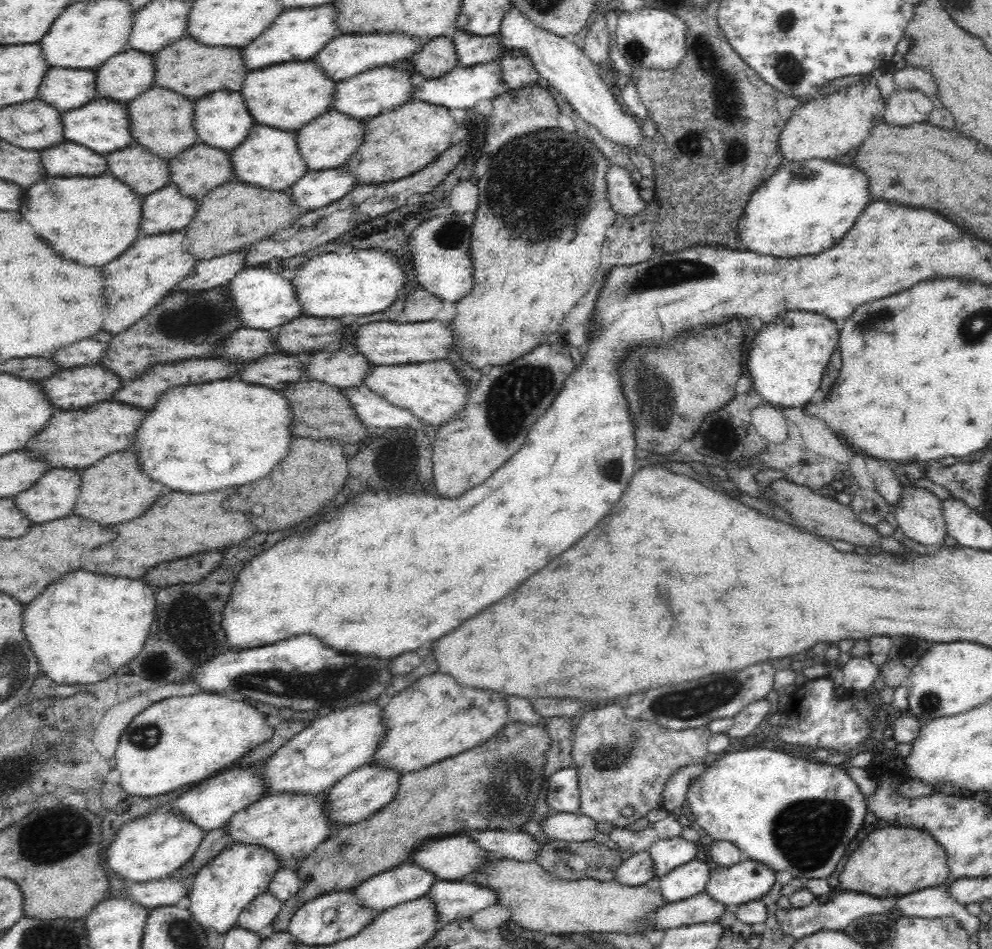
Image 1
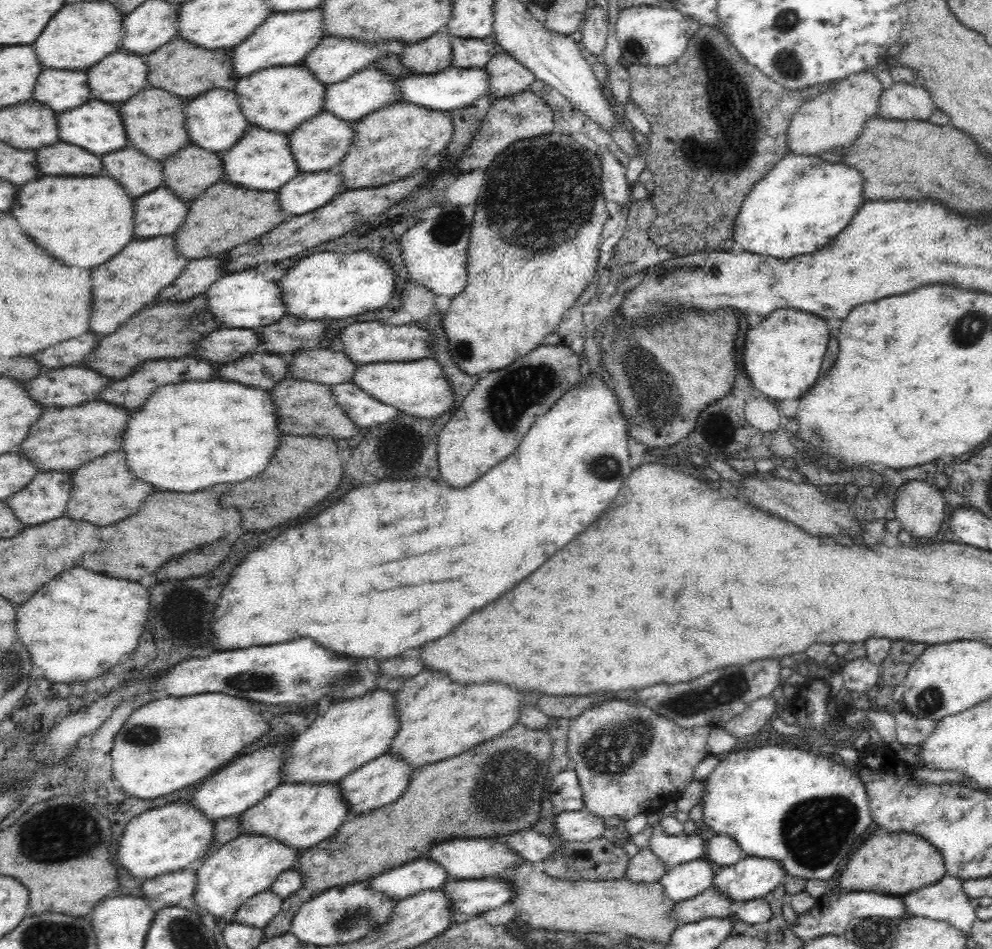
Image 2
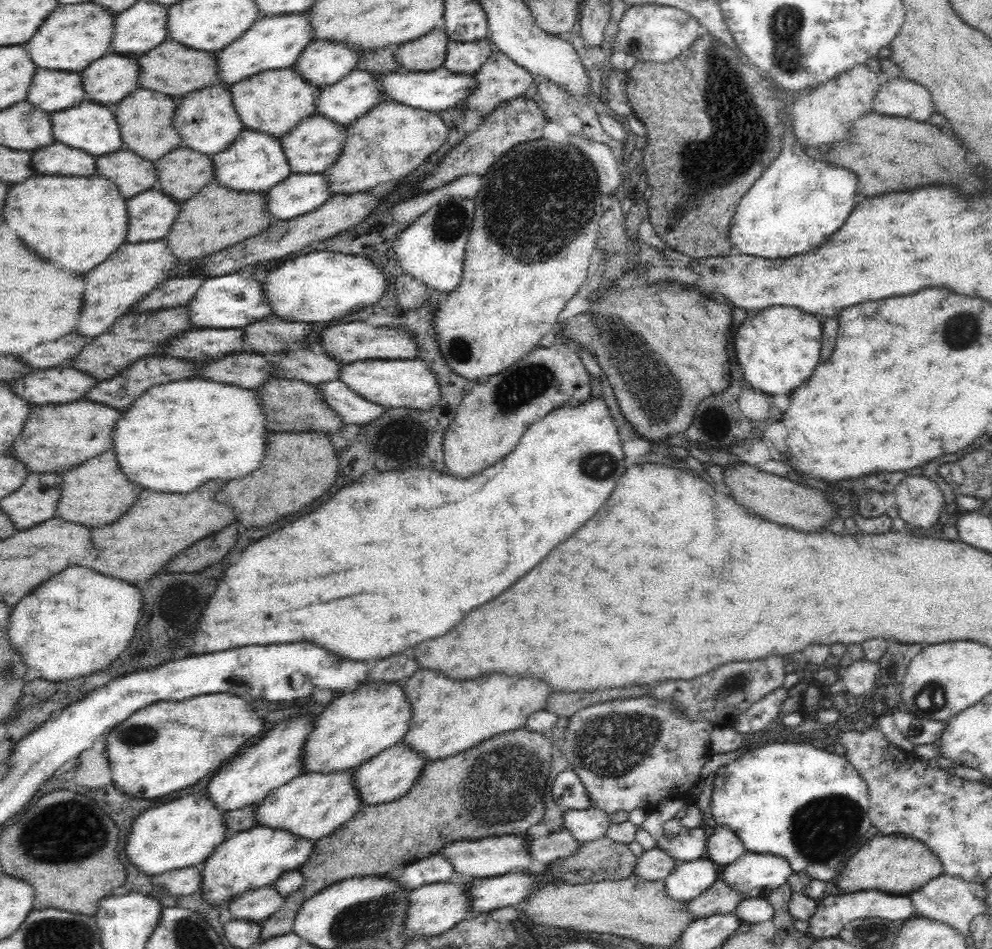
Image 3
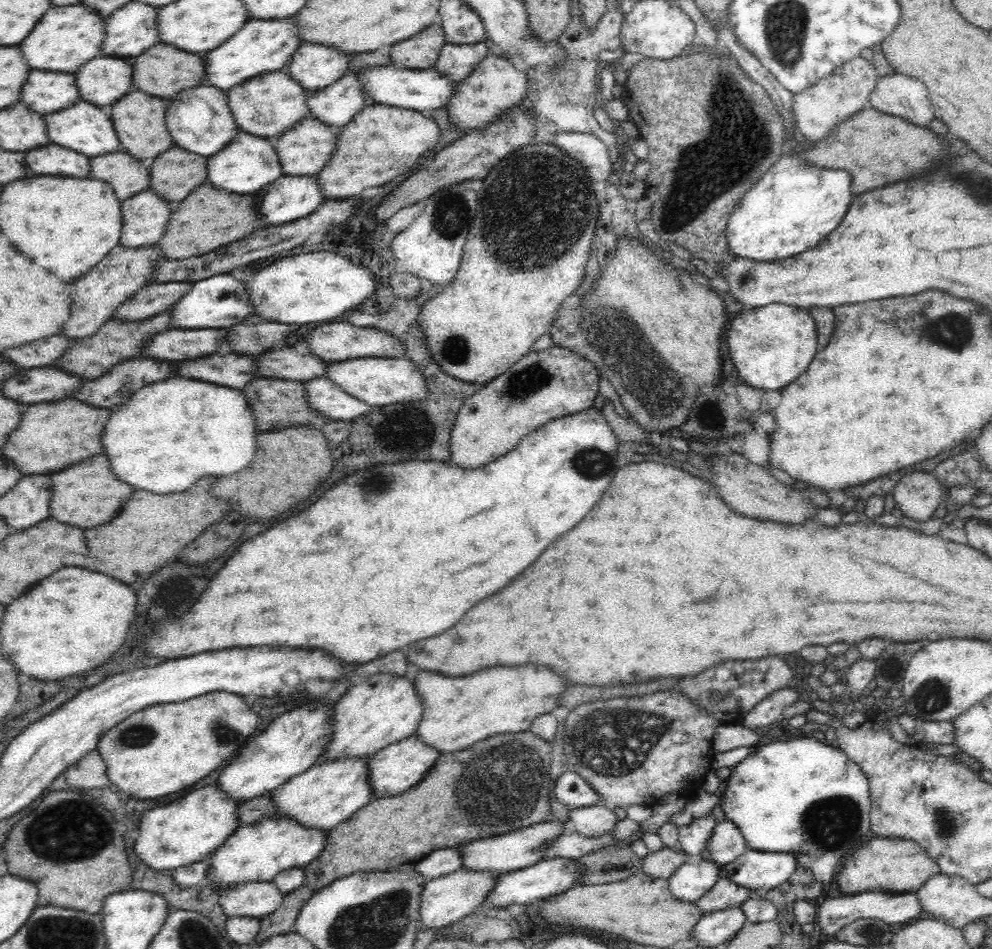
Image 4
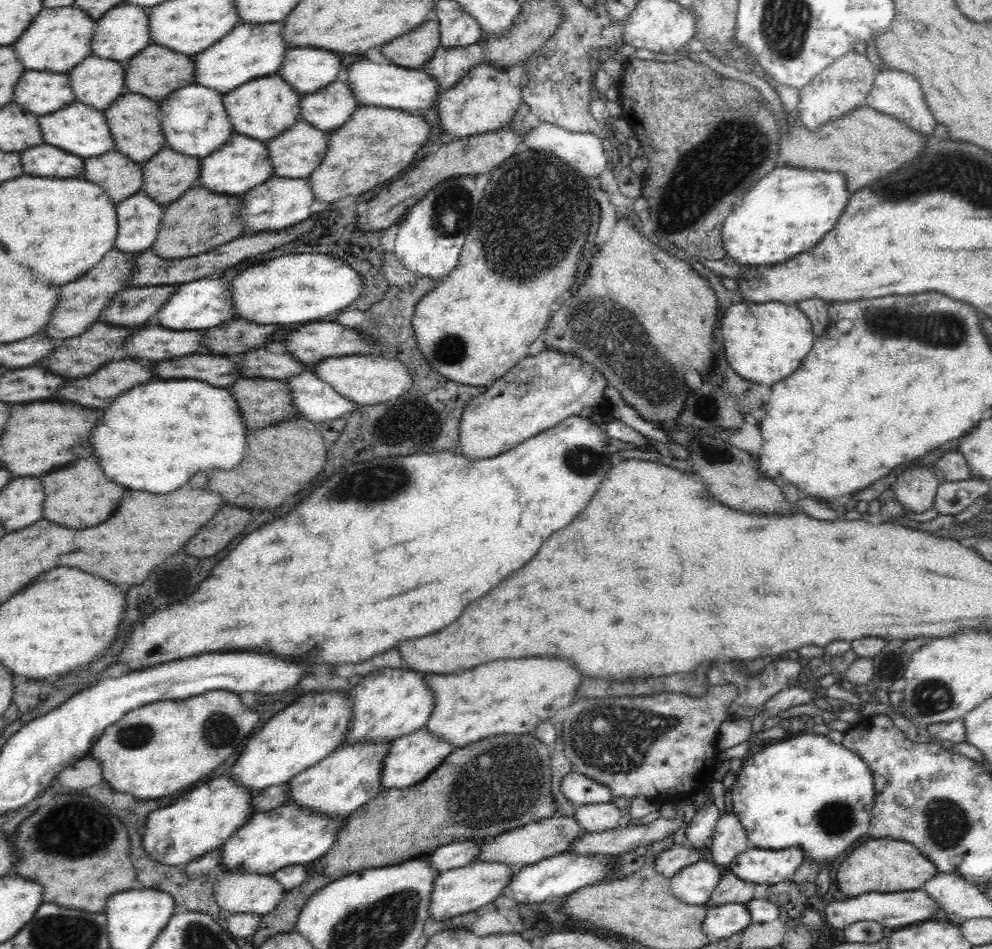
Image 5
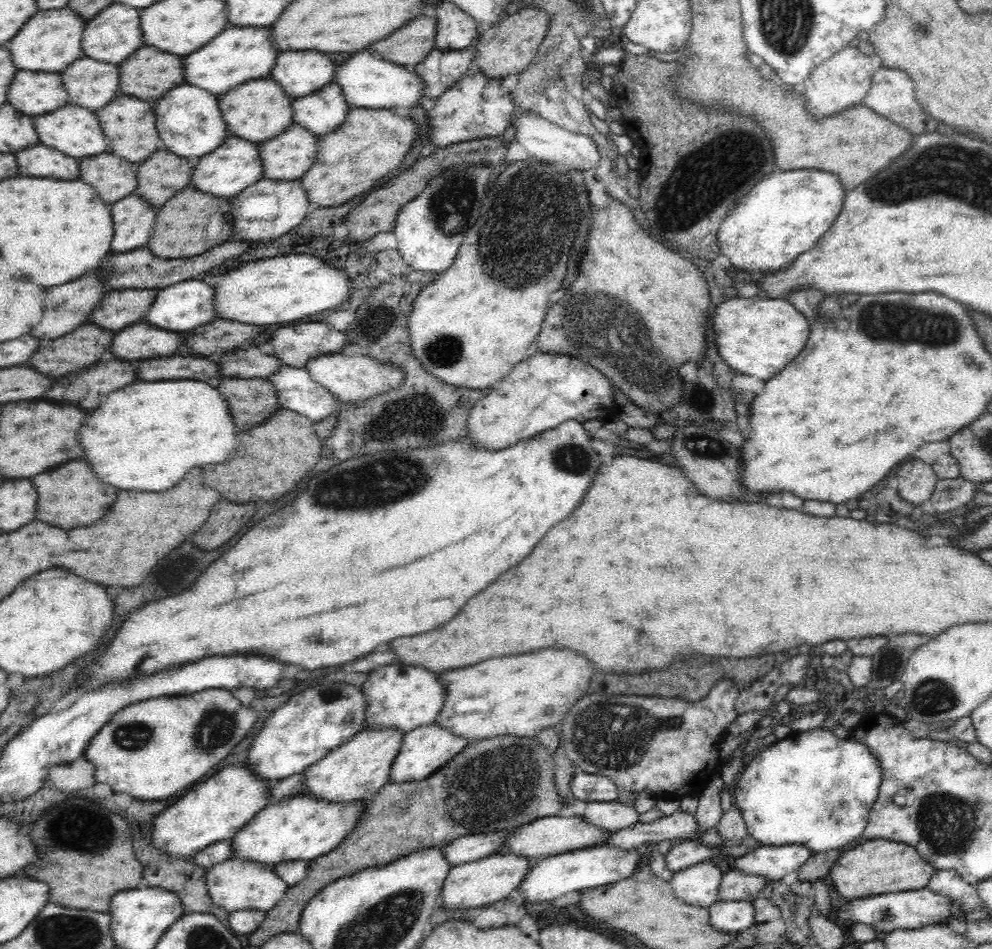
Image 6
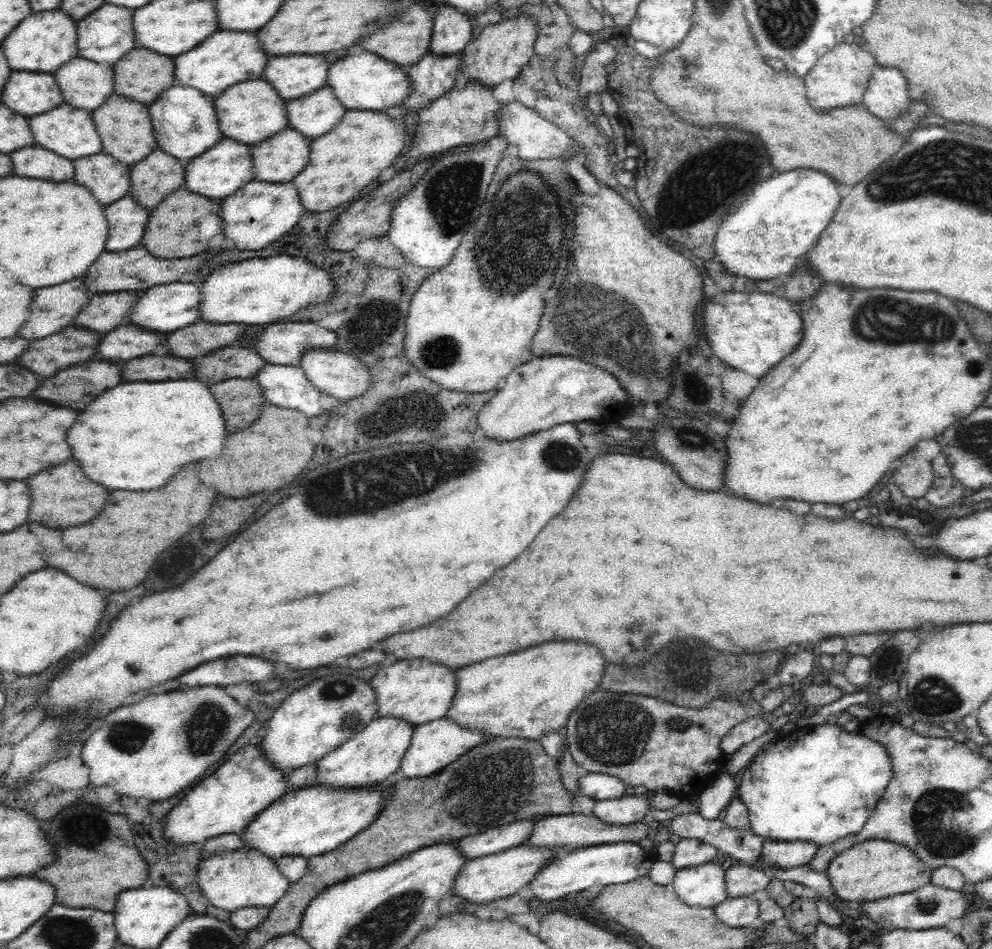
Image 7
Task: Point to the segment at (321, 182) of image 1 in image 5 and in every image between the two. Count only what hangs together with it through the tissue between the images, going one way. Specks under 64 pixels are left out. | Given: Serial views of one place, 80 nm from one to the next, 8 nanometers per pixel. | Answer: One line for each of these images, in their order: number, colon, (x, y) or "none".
2: (308, 191)
3: (298, 194)
4: (288, 198)
5: (278, 203)

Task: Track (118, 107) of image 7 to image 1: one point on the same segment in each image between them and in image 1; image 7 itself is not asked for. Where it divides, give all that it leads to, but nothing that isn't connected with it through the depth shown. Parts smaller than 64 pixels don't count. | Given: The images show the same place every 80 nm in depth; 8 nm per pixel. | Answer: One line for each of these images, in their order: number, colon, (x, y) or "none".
1: (162, 120)
2: (154, 119)
3: (145, 117)
4: (140, 119)
5: (136, 129)
6: (129, 123)

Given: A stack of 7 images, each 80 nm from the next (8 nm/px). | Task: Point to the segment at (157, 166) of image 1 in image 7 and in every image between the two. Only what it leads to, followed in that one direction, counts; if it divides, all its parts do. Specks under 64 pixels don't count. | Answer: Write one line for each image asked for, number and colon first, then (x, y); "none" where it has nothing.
2: (139, 174)
3: (132, 174)
4: (128, 176)
5: (121, 180)
6: (114, 179)
7: (109, 180)

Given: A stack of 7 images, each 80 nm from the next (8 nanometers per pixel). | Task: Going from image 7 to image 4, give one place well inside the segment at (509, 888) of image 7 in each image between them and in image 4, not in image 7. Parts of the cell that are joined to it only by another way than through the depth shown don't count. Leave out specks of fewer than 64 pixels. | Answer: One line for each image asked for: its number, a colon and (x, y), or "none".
4: (457, 895)
5: (456, 892)
6: (477, 884)

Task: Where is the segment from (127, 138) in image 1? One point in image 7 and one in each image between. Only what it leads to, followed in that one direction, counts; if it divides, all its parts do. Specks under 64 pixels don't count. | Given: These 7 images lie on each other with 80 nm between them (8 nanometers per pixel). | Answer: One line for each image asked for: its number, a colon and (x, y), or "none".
2: (97, 127)
3: (90, 127)
4: (84, 128)
5: (79, 129)
6: (76, 132)
7: (70, 132)

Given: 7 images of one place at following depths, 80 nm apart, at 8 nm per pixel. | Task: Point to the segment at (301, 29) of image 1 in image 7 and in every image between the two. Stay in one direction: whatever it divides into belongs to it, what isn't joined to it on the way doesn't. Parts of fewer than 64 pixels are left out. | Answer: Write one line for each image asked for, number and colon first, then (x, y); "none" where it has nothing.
2: (285, 38)
3: (275, 42)
4: (261, 46)
5: (251, 50)
6: (239, 54)
7: (229, 57)

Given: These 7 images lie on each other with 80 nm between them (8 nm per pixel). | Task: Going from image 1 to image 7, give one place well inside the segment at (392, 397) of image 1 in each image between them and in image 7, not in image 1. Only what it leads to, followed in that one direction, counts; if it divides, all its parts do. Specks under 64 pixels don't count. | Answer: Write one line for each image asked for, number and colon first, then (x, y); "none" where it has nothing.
2: (420, 388)
3: (412, 384)
4: (376, 381)
5: (365, 379)
6: (350, 377)
7: (340, 375)

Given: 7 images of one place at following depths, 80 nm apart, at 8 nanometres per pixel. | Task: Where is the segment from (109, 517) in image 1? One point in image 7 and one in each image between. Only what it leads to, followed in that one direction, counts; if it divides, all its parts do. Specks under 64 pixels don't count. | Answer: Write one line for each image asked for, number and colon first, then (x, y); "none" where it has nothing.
2: (105, 491)
3: (96, 493)
4: (86, 495)
5: (78, 496)
6: (71, 496)
7: (62, 497)

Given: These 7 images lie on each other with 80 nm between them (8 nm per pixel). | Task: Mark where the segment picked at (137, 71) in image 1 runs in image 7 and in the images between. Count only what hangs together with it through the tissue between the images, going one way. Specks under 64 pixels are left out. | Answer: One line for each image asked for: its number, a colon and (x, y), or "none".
2: (118, 77)
3: (108, 80)
4: (102, 81)
5: (97, 82)
6: (90, 83)
7: (85, 84)

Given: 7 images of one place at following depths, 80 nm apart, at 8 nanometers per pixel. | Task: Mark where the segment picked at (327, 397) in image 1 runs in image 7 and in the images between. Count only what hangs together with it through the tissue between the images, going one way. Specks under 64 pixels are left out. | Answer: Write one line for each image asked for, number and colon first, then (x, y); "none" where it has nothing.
2: (308, 408)
3: (291, 406)
4: (277, 404)
5: (263, 403)
6: (252, 401)
7: (241, 400)

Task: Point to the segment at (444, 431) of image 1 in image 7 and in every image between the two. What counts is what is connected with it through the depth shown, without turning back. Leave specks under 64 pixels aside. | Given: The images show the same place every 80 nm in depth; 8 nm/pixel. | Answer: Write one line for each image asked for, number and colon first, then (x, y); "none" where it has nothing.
2: (494, 417)
3: (493, 416)
4: (544, 385)
5: (540, 391)
6: (538, 394)
7: (547, 391)

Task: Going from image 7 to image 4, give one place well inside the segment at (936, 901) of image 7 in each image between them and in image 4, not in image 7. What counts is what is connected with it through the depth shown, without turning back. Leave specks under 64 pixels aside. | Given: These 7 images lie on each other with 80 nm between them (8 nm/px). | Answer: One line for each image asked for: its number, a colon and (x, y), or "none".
4: (834, 913)
5: (901, 910)
6: (914, 909)

